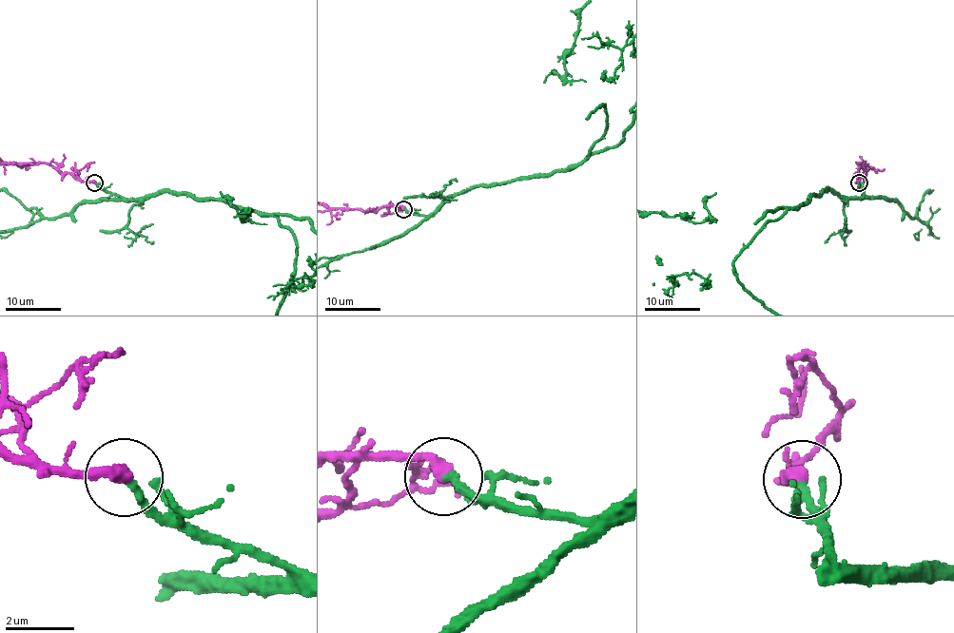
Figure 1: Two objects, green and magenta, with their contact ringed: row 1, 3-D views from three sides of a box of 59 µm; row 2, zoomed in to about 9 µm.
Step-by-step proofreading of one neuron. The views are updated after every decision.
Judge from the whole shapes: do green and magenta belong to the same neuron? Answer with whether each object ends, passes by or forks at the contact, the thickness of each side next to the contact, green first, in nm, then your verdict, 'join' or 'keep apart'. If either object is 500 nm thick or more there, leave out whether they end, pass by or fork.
green ends | magenta ends | 240/400 nm | join

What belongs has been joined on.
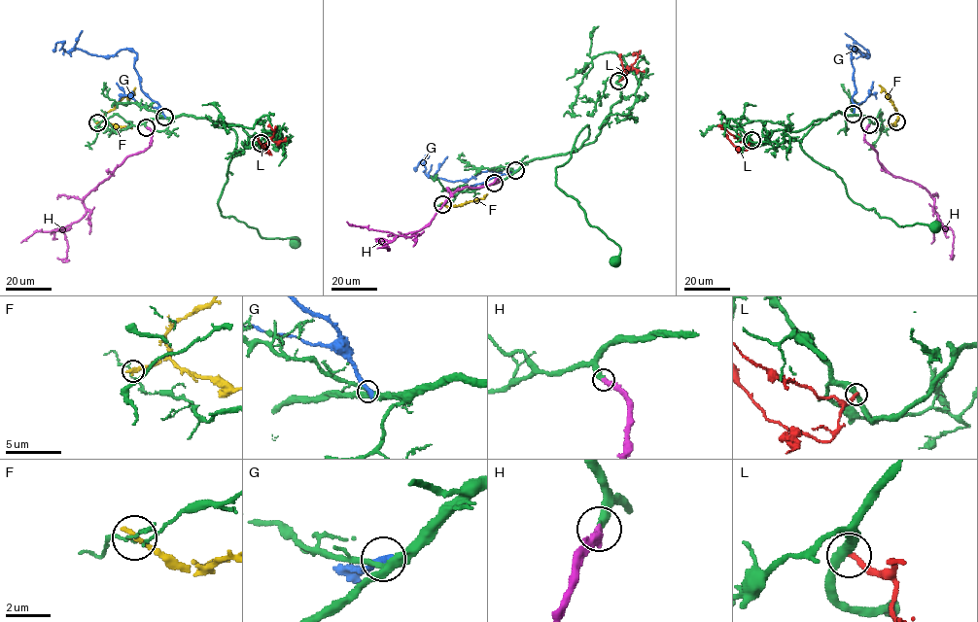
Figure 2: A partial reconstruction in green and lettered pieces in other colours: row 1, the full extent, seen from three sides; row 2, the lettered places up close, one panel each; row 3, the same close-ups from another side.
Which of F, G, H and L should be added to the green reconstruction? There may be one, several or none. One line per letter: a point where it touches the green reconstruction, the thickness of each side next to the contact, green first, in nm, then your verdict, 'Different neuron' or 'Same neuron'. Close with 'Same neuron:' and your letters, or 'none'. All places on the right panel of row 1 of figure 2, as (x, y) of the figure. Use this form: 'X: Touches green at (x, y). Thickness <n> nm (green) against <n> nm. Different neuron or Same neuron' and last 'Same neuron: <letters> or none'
F: Touches green at (896, 121). Thickness 120 nm (green) against 320 nm. Different neuron
G: Touches green at (853, 114). Thickness 380 nm (green) against 360 nm. Different neuron
H: Touches green at (869, 124). Thickness 380 nm (green) against 400 nm. Same neuron
L: Touches green at (751, 140). Thickness 400 nm (green) against 240 nm. Different neuron
Same neuron: H

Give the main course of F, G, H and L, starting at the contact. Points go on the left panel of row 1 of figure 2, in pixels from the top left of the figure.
F: (97, 122), (103, 120), (104, 116), (135, 87)
G: (164, 117), (141, 88), (132, 51), (101, 56), (79, 49), (66, 51), (57, 42), (53, 51)
H: (146, 127), (151, 145), (91, 190), (83, 200), (86, 213), (59, 229), (67, 258), (57, 258)
L: (261, 143), (266, 144), (273, 135), (274, 131), (268, 124)

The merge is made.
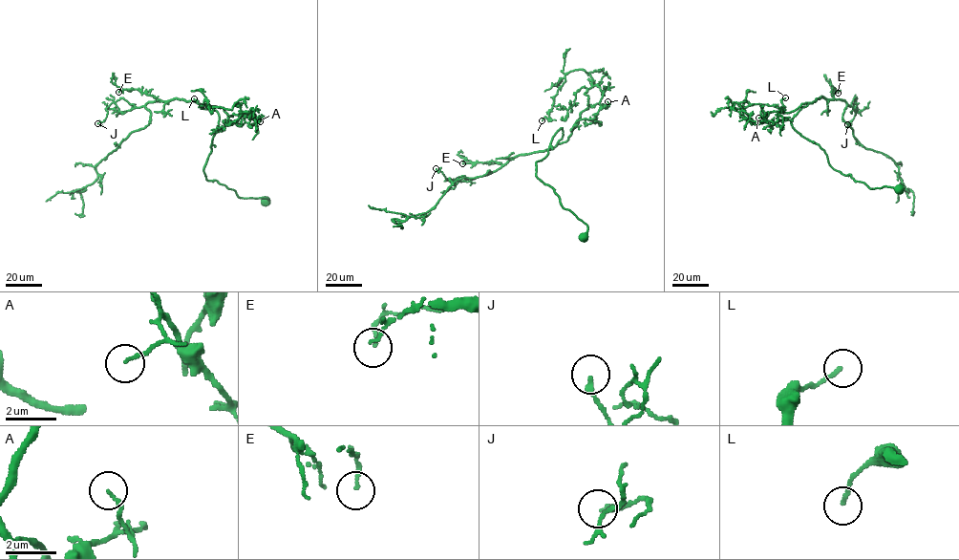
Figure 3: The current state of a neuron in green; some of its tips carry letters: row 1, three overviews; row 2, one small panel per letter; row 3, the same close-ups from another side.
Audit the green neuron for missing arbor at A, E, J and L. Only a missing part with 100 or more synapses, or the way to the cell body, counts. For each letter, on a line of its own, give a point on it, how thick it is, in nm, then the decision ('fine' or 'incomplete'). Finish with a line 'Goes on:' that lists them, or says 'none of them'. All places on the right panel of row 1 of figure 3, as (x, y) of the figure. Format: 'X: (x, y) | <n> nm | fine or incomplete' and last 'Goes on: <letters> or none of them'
A: (758, 118) | 120 nm | fine
E: (838, 93) | 150 nm | fine
J: (847, 124) | 140 nm | fine
L: (785, 97) | 150 nm | fine
Goes on: none of them

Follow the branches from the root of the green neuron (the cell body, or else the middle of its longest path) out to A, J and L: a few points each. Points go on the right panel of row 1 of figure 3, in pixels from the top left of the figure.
A: (899, 189), (870, 188), (835, 170), (792, 125), (807, 103), (757, 123), (742, 111), (758, 118)
J: (899, 189), (870, 188), (835, 170), (791, 119), (821, 96), (850, 106), (856, 97), (857, 110), (847, 124)
L: (899, 189), (835, 170), (792, 125), (807, 103), (757, 123), (736, 102), (730, 109), (785, 97)

